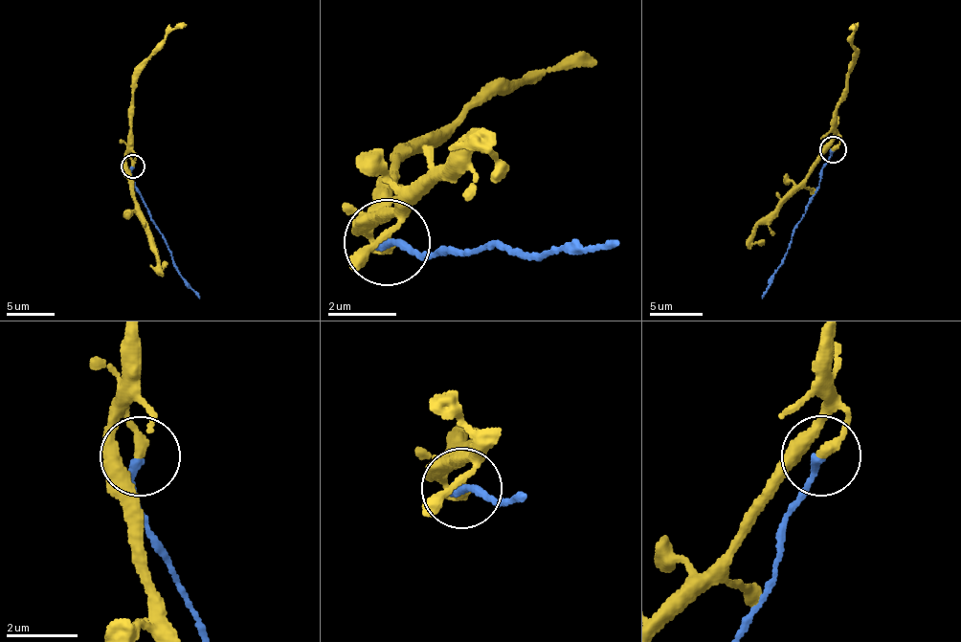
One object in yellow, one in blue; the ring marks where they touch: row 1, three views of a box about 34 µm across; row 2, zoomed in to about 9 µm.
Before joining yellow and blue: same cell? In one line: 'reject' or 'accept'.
reject

